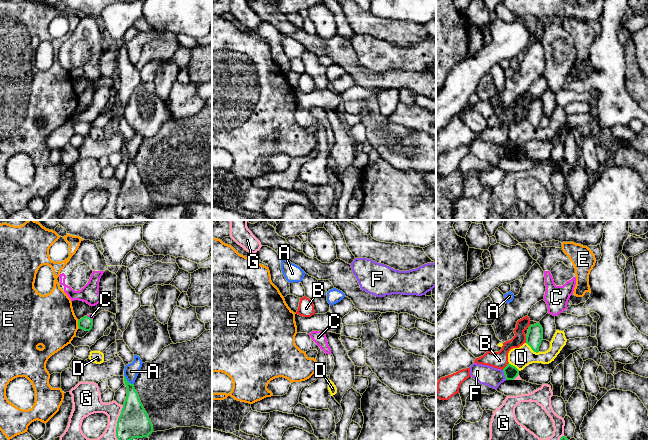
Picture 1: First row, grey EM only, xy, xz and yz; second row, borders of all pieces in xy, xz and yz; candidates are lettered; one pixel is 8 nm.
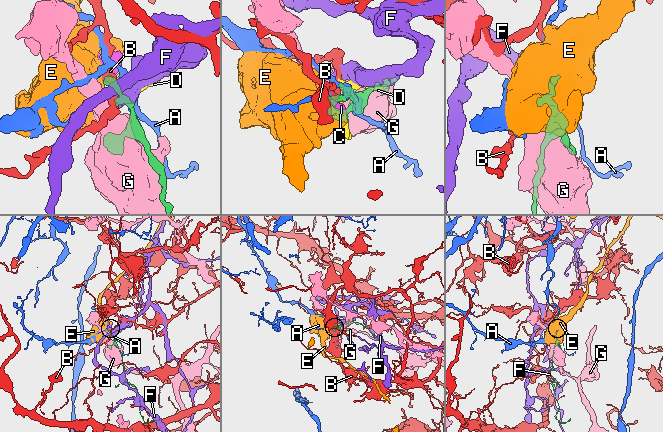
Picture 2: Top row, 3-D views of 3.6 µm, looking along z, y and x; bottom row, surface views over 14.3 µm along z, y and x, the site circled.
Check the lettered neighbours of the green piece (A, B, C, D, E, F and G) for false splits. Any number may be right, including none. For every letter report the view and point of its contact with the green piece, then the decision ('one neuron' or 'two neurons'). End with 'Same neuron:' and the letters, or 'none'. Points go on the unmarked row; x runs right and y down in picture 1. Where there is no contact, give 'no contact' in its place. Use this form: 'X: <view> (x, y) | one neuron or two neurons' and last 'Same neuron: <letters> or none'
A: xy (127, 157) | two neurons
B: yz (506, 142) | two neurons
C: xy (89, 93) | one neuron
D: yz (532, 125) | two neurons
E: xy (78, 100) | two neurons
F: yz (504, 150) | two neurons
G: xy (117, 200) | two neurons
Same neuron: C

